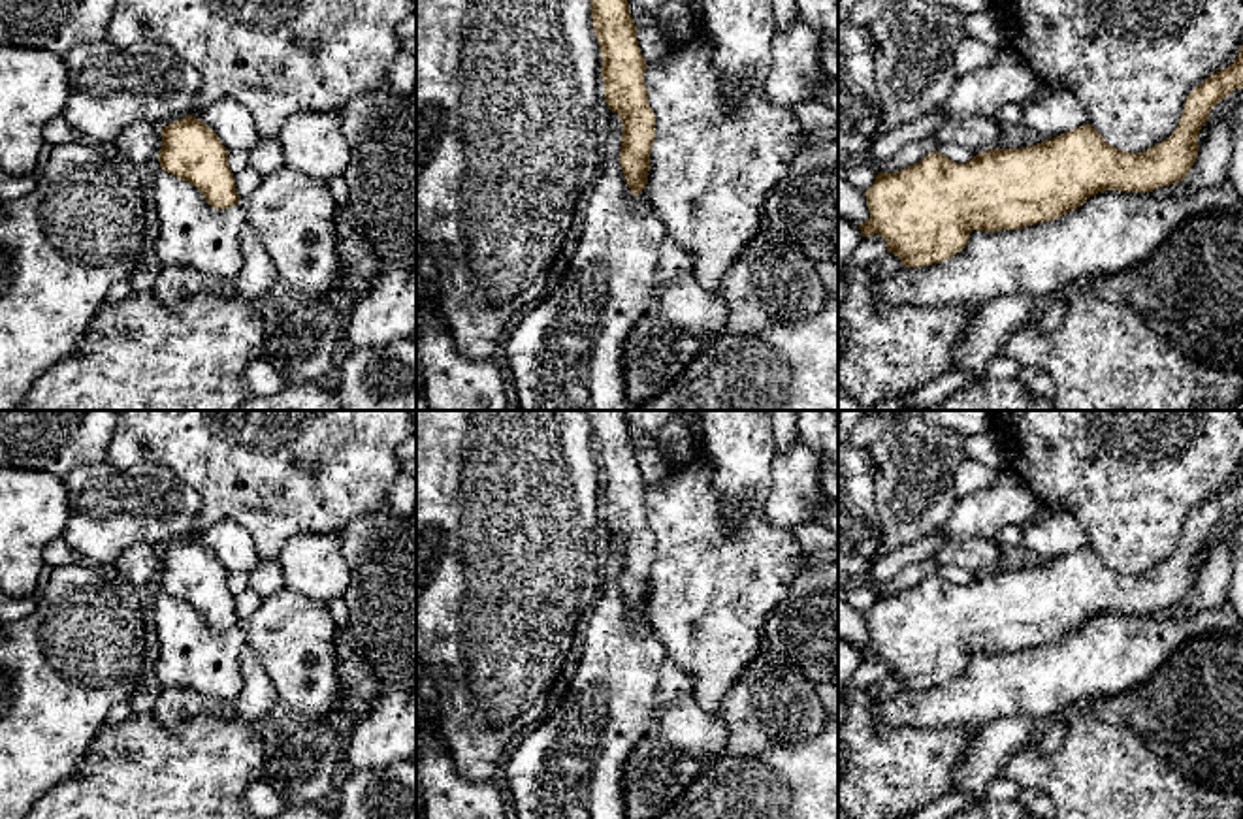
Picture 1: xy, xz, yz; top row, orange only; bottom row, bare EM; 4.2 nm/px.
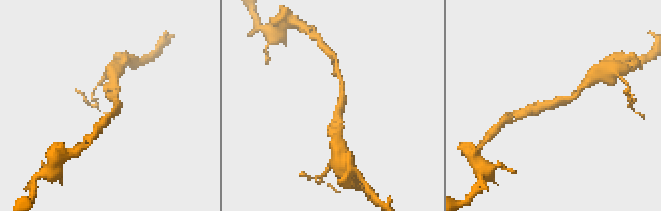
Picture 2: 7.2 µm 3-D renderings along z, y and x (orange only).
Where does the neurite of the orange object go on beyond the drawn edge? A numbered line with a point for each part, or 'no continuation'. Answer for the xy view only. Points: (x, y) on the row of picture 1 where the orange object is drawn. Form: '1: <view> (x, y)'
1: xy (193, 234)

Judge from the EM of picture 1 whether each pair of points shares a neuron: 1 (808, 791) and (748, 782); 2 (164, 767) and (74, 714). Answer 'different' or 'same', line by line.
1: same
2: different

